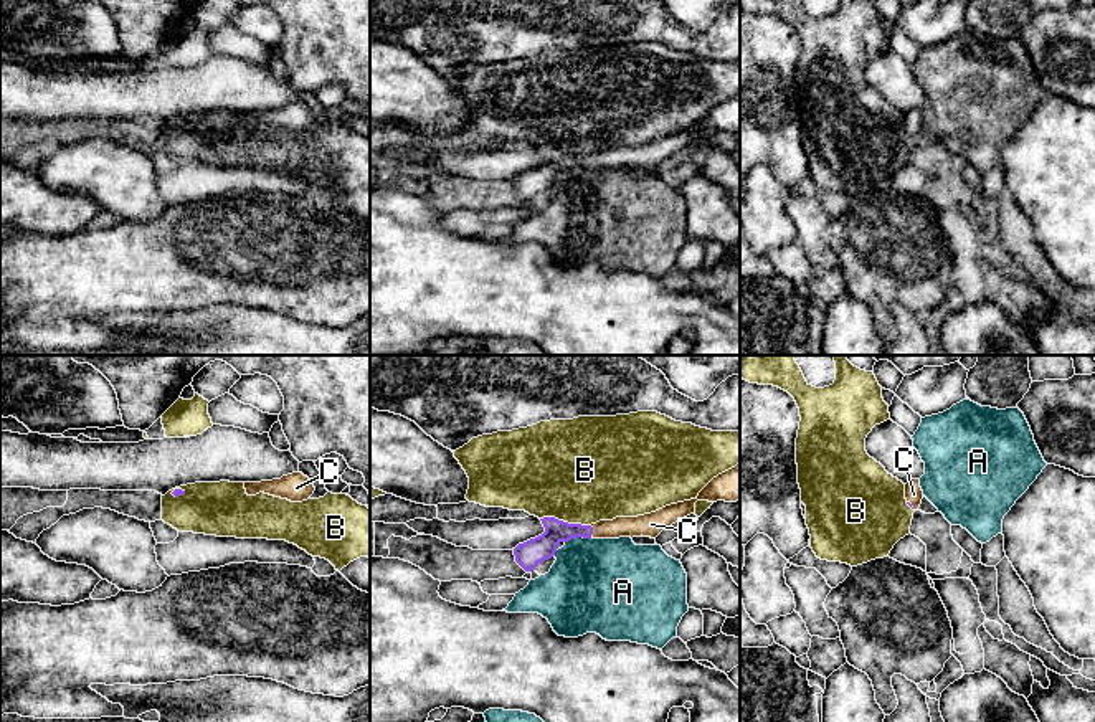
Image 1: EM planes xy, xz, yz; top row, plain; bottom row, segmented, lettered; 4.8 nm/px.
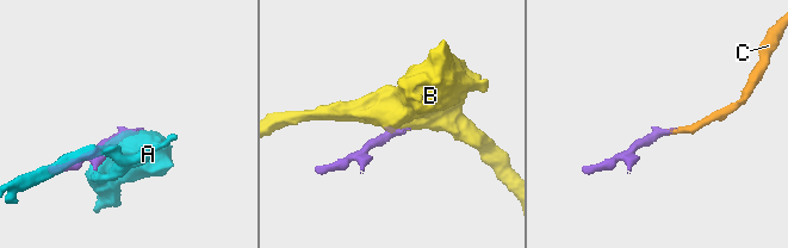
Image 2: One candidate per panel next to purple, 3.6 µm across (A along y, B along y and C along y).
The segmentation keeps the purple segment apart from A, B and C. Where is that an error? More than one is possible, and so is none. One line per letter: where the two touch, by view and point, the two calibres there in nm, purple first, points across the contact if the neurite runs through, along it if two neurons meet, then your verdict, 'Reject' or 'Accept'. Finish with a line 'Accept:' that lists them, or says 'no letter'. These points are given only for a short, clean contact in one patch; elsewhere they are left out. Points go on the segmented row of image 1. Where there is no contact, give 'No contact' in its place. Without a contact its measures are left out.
A: Touches purple at xz (578, 536). Thickness 130 nm (purple) against 440 nm. Reject
B: Touches purple at xz (565, 522). Thickness 130 nm (purple) against 500 nm. Boundary: xz (540, 517), (557, 517), (590, 526). Reject
C: Touches purple at xz (592, 531). Thickness 120 nm (purple) against 100 nm. Path across: xz (544, 547), (560, 531), (592, 531), (638, 526). Accept
Accept: C

